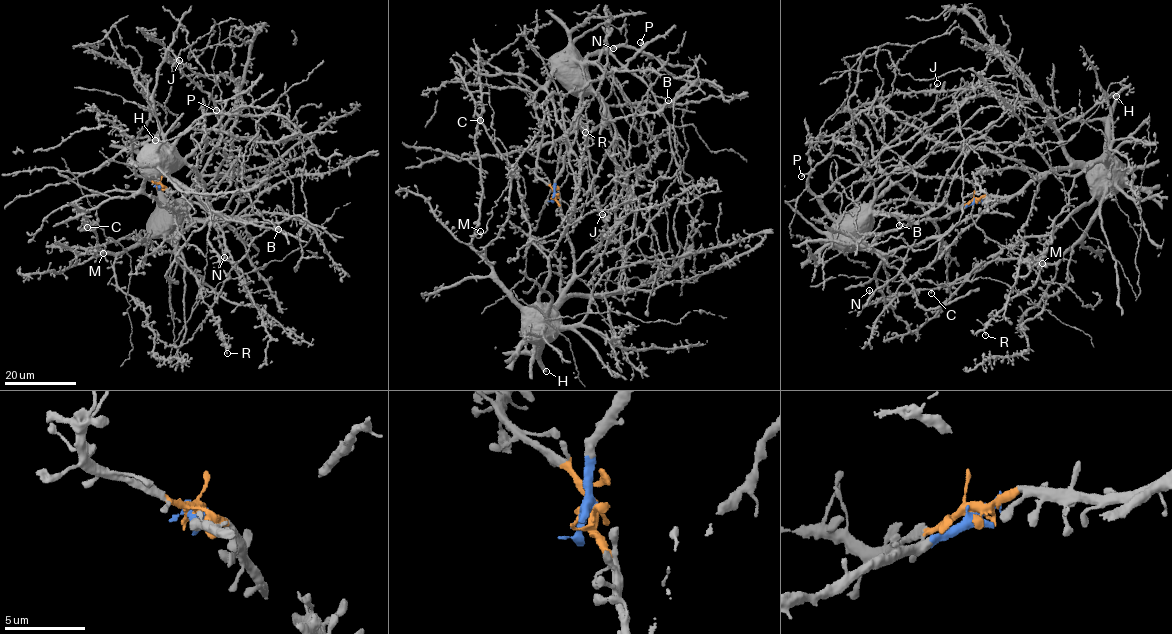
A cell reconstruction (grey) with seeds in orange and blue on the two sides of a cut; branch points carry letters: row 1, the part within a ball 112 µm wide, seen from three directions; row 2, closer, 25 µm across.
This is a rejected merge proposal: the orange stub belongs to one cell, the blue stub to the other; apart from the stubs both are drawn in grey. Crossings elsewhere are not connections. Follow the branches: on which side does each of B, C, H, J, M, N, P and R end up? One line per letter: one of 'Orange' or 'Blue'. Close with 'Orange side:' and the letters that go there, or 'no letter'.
B: Blue
C: Orange
H: Orange
J: Orange
M: Orange
N: Blue
P: Blue
R: Orange
Orange side: C, H, J, M, R

